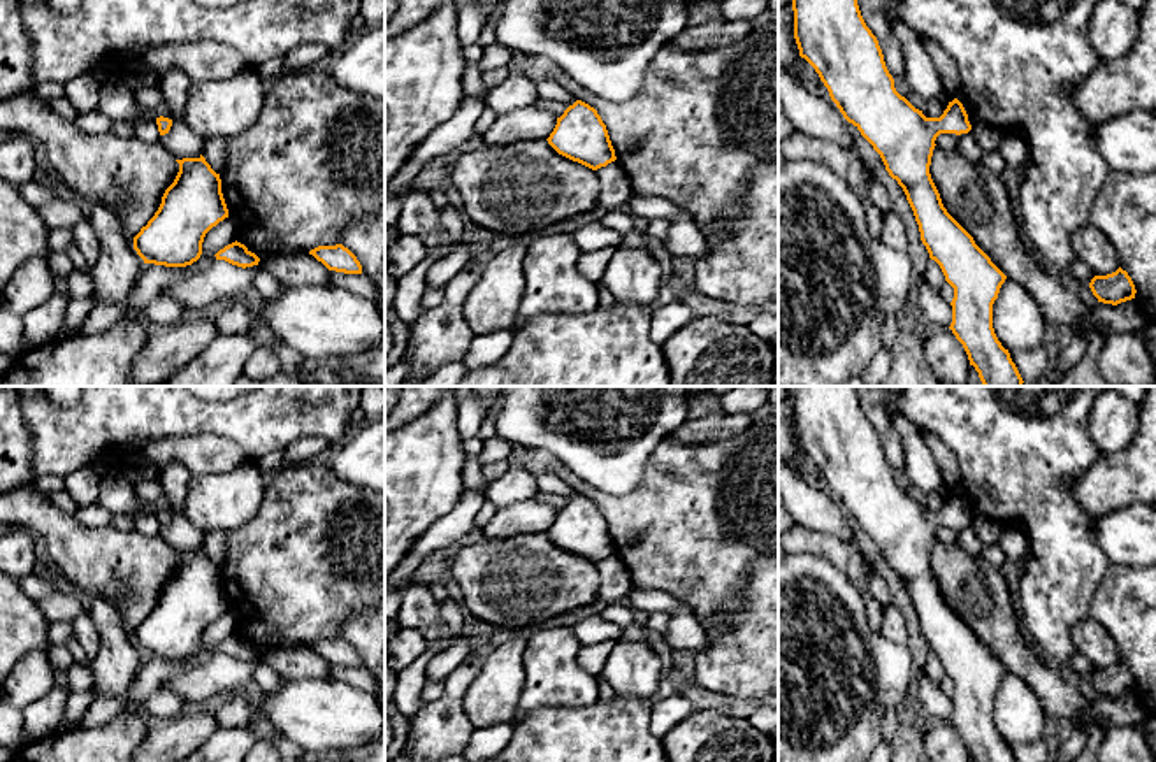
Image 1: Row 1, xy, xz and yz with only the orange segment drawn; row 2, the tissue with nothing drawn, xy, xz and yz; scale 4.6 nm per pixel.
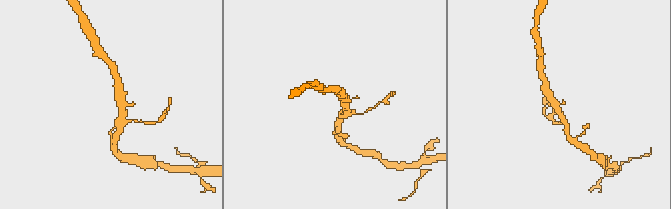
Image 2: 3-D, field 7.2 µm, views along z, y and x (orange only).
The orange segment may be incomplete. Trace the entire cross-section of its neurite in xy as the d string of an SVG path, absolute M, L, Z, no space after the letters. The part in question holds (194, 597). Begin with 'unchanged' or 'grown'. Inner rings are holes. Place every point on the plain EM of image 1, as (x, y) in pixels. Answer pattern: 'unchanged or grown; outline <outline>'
unchanged; outline M206 551L176 553L179 565L165 583L162 597L134 630L144 657L186 660L202 648L206 627L228 611L221 572Z

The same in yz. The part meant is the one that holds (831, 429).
unchanged; outline M794 386L794 432L799 449L819 467L843 511L880 548L885 564L903 581L919 618L921 634L945 674L954 681L950 723L975 762L1017 762L993 722L993 697L1007 669L975 637L973 630L947 606L931 572L929 558L940 527L968 527L972 518L954 492L940 511L926 511L894 481L877 430L866 420L857 386Z

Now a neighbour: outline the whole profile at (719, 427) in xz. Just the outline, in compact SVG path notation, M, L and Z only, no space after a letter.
M748 413L713 414L683 421L673 434L682 444L712 444L731 439L752 425Z

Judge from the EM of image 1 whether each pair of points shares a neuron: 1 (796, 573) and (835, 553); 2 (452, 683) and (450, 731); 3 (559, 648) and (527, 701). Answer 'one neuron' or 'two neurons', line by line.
1: two neurons
2: one neuron
3: one neuron

